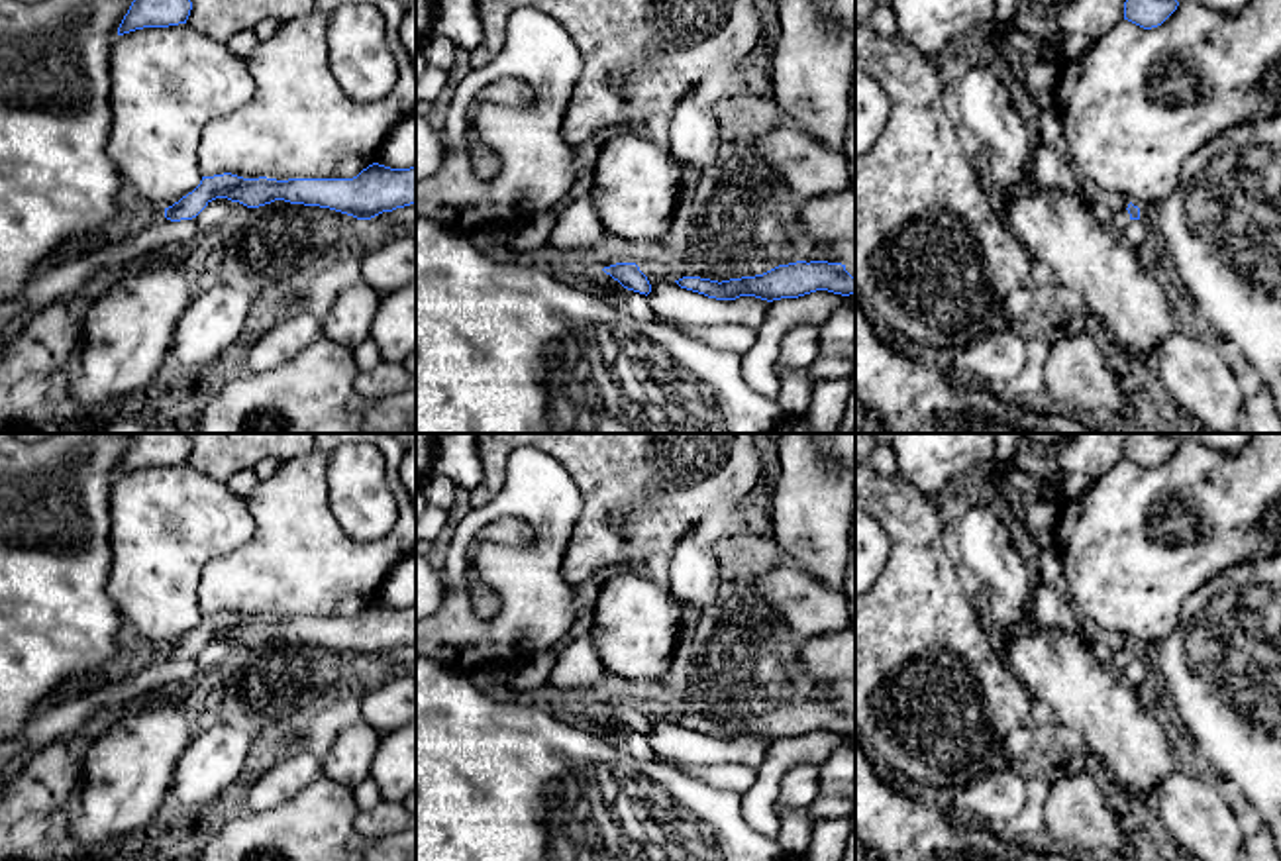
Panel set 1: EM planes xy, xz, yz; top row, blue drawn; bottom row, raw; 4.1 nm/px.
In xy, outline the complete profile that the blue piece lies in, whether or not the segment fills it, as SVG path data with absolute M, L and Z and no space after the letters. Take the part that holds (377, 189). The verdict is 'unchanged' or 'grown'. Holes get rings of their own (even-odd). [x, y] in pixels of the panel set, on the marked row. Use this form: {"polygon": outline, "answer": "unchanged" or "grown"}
{"polygon": "M369 165L353 178L243 178L231 173L202 177L200 184L165 208L171 222L196 218L212 200L228 198L247 208L275 200L330 208L357 220L371 220L416 204L416 167L390 169Z", "answer": "unchanged"}

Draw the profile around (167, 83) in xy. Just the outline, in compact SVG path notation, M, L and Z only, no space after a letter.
M188 24L118 35L110 49L110 76L112 126L106 153L124 182L155 208L173 206L200 184L198 143L206 126L239 110L255 94L245 59Z

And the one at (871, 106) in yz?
M855 69L855 155L863 155L879 137L891 114L891 102L879 82Z

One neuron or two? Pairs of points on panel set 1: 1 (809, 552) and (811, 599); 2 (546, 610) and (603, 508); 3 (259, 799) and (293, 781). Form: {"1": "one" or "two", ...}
{"1": "two", "2": "two", "3": "one"}

